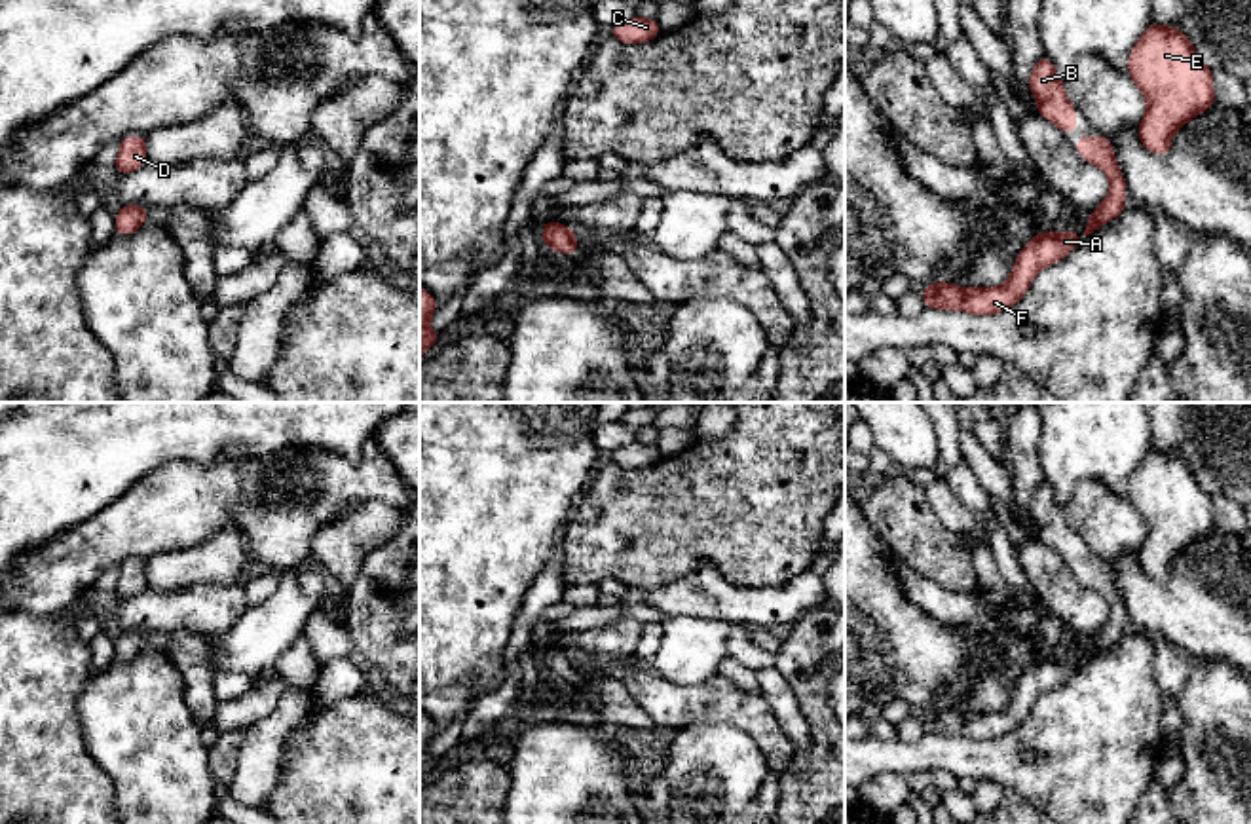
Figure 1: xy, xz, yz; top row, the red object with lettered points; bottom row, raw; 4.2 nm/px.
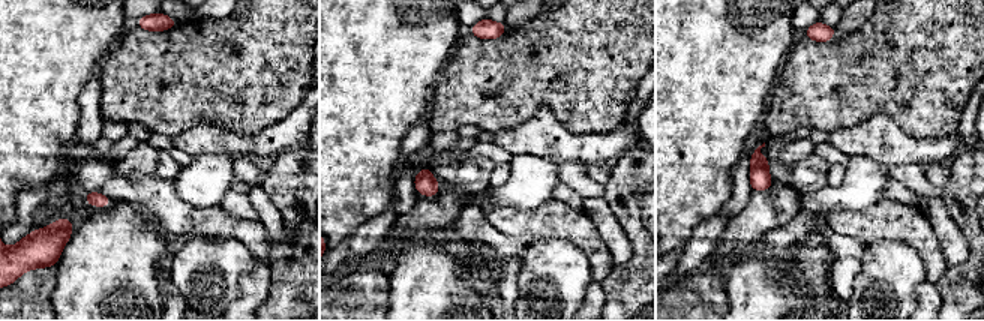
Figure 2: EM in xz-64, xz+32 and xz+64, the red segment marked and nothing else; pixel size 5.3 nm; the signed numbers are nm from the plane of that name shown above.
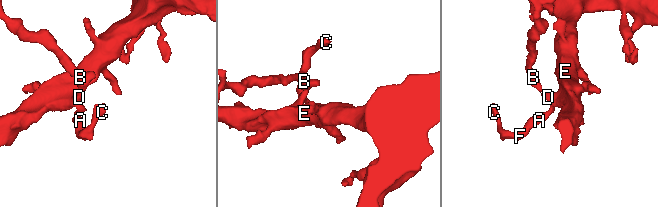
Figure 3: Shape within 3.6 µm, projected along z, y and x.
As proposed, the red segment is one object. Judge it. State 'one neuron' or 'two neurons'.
one neuron

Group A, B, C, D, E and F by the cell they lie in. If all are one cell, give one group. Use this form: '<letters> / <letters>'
A B C D E F

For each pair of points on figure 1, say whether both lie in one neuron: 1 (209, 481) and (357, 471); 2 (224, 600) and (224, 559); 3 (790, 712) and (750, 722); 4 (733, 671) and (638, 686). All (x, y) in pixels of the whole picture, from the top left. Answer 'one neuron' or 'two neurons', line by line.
1: two neurons
2: two neurons
3: two neurons
4: two neurons

